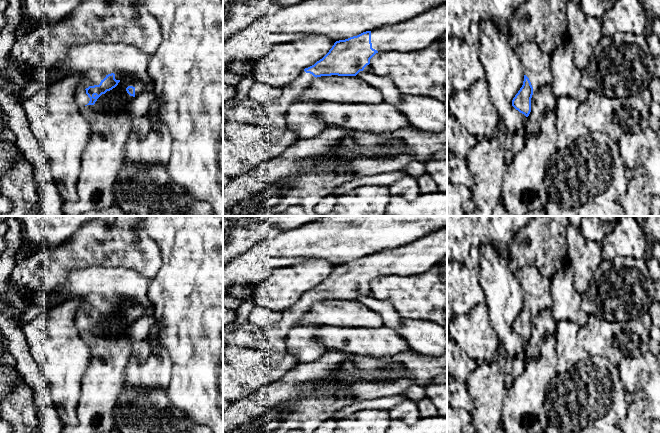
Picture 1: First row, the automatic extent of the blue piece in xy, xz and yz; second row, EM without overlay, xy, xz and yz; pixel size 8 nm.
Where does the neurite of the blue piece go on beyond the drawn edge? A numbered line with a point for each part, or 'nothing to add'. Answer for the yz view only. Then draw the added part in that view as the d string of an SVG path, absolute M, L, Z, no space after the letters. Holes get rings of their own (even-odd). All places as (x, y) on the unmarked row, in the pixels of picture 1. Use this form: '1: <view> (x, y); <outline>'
1: yz (537, 288); M518 267L514 274L531 306L533 318L544 309L552 309L551 278L544 276L534 267Z

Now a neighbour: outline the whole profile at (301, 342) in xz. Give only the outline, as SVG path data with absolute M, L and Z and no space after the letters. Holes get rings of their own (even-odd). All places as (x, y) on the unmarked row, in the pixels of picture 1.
M298 324L289 330L286 337L286 351L294 355L299 363L312 363L329 350L315 338L315 331L319 326Z

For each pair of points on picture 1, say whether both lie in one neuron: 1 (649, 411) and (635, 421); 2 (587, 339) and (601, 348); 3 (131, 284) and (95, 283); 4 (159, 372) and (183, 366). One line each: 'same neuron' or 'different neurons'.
1: different neurons
2: same neuron
3: same neuron
4: different neurons

